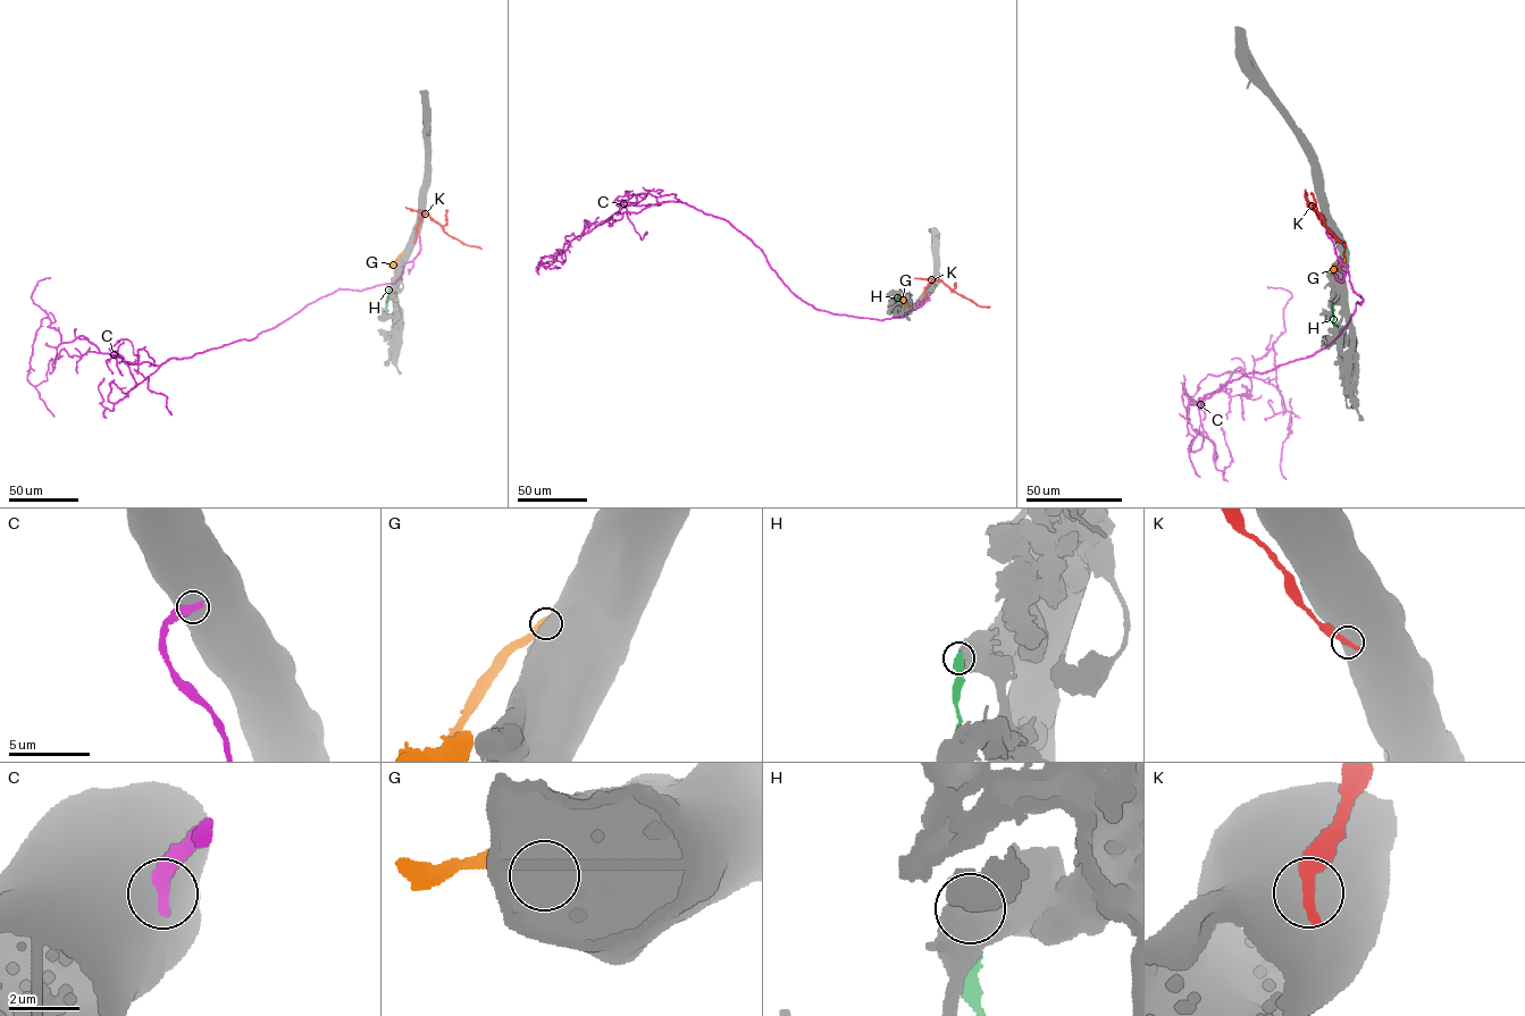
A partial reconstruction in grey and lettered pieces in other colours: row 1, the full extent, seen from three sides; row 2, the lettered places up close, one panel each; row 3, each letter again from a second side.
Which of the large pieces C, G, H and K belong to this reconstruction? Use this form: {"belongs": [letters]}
{"belongs": ["G"]}

